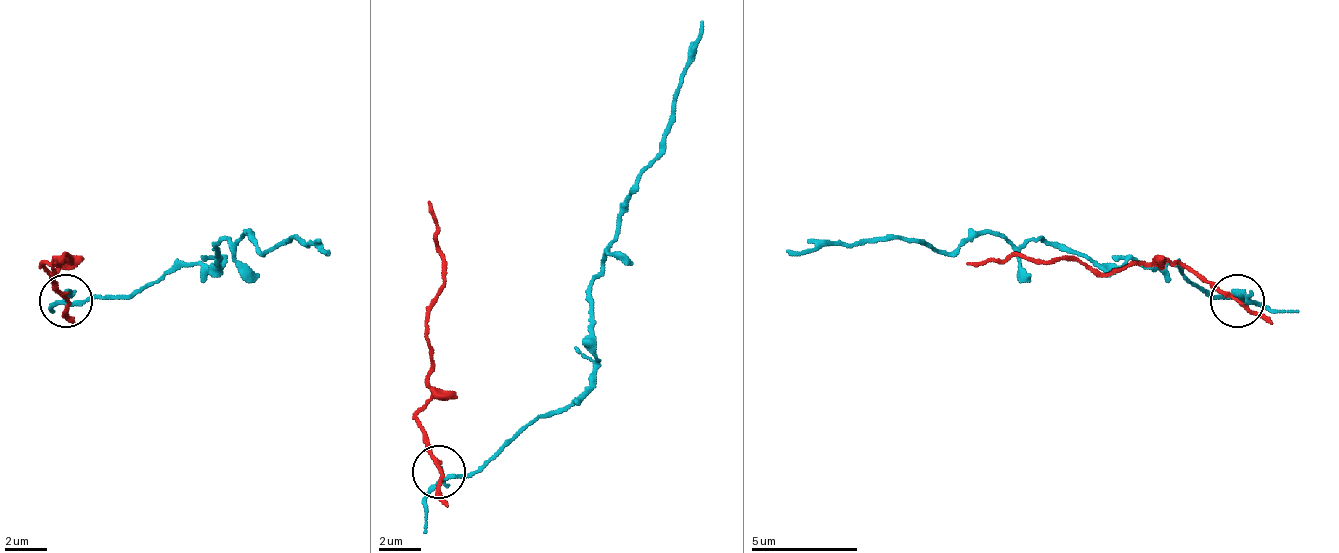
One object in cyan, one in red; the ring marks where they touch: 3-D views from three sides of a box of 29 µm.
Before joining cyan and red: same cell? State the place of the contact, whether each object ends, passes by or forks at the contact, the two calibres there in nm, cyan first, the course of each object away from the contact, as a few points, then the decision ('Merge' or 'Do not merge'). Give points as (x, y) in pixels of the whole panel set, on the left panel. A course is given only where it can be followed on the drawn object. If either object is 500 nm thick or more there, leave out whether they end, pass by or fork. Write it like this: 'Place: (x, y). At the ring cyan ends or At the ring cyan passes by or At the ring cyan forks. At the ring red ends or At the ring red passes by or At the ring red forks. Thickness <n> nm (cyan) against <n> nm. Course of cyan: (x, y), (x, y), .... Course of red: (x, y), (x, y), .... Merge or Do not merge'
Place: (65, 300). At the ring cyan passes by. At the ring red passes by. Thickness 200 nm (cyan) against 170 nm. Course of cyan: (64, 296), (144, 291), (186, 265), (218, 265), (218, 243), (245, 233), (266, 249), (287, 238), (329, 249). Course of red: (64, 302), (43, 265), (59, 265), (54, 275), (59, 259), (69, 259), (64, 254), (54, 265). Do not merge

